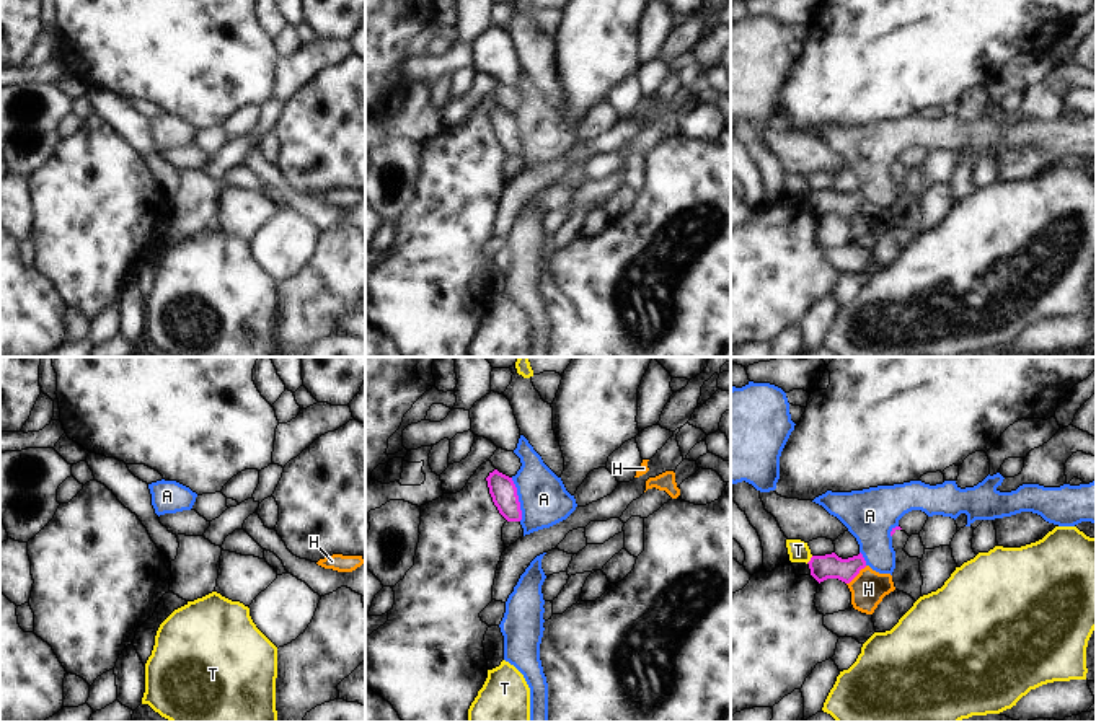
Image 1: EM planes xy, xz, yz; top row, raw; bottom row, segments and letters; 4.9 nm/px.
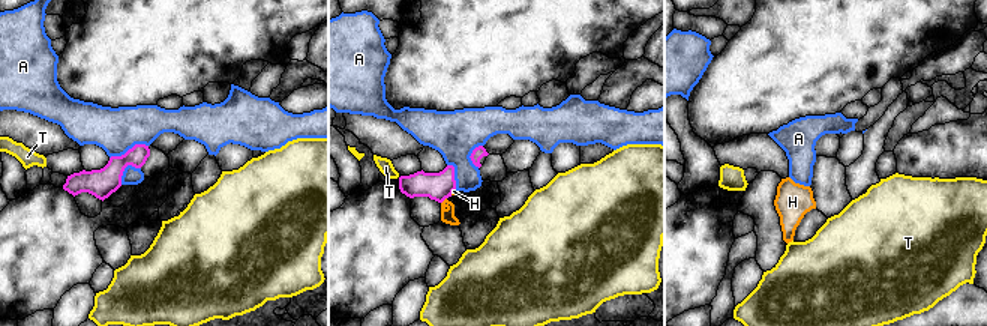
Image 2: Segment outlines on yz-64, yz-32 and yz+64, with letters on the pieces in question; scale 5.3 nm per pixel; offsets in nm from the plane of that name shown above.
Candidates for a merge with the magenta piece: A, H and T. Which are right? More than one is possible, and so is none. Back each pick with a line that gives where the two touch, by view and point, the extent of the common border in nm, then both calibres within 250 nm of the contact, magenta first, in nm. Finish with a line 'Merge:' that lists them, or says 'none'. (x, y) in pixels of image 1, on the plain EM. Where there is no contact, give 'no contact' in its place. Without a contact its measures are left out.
Merge: none

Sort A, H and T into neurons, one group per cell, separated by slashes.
A / H / T

